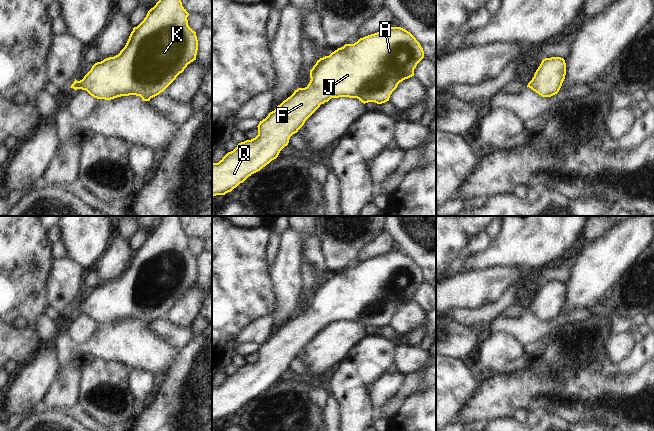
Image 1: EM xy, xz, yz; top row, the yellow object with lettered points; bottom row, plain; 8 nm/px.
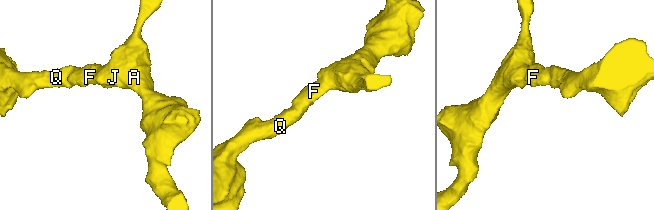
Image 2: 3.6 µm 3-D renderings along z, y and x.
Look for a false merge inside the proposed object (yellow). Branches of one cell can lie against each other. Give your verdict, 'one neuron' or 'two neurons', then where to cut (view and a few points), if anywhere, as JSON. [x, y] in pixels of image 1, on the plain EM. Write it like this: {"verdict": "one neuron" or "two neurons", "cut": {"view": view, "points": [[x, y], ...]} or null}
{"verdict": "one neuron", "cut": null}

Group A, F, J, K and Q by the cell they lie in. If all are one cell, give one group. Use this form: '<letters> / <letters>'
A F J K Q

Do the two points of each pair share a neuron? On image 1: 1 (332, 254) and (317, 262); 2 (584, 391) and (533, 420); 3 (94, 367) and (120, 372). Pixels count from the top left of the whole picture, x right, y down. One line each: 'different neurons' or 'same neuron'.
1: different neurons
2: different neurons
3: same neuron

